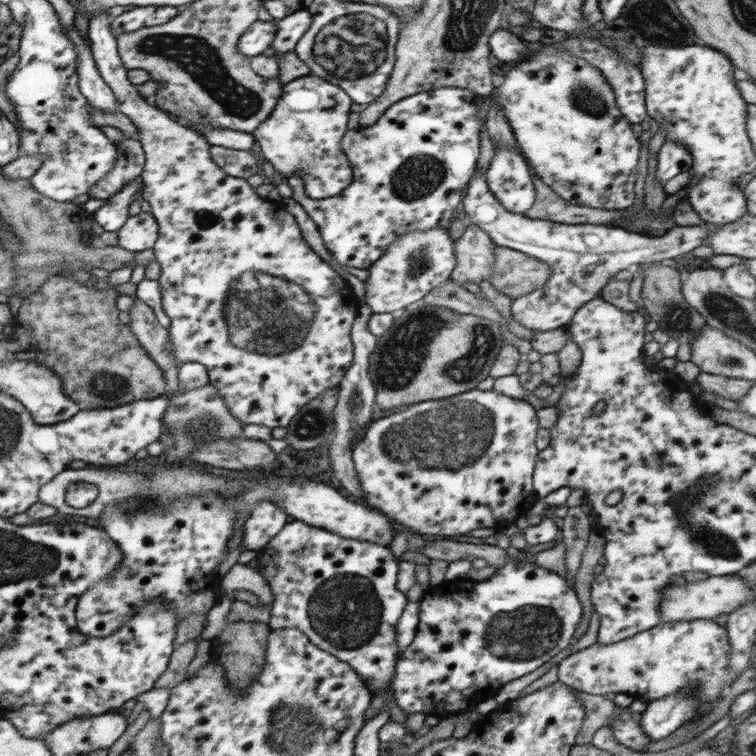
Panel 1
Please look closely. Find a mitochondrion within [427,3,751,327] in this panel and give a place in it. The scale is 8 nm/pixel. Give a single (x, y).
(583, 96)

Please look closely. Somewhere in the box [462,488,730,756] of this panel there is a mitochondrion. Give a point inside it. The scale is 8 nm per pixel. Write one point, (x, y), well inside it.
(524, 633)

